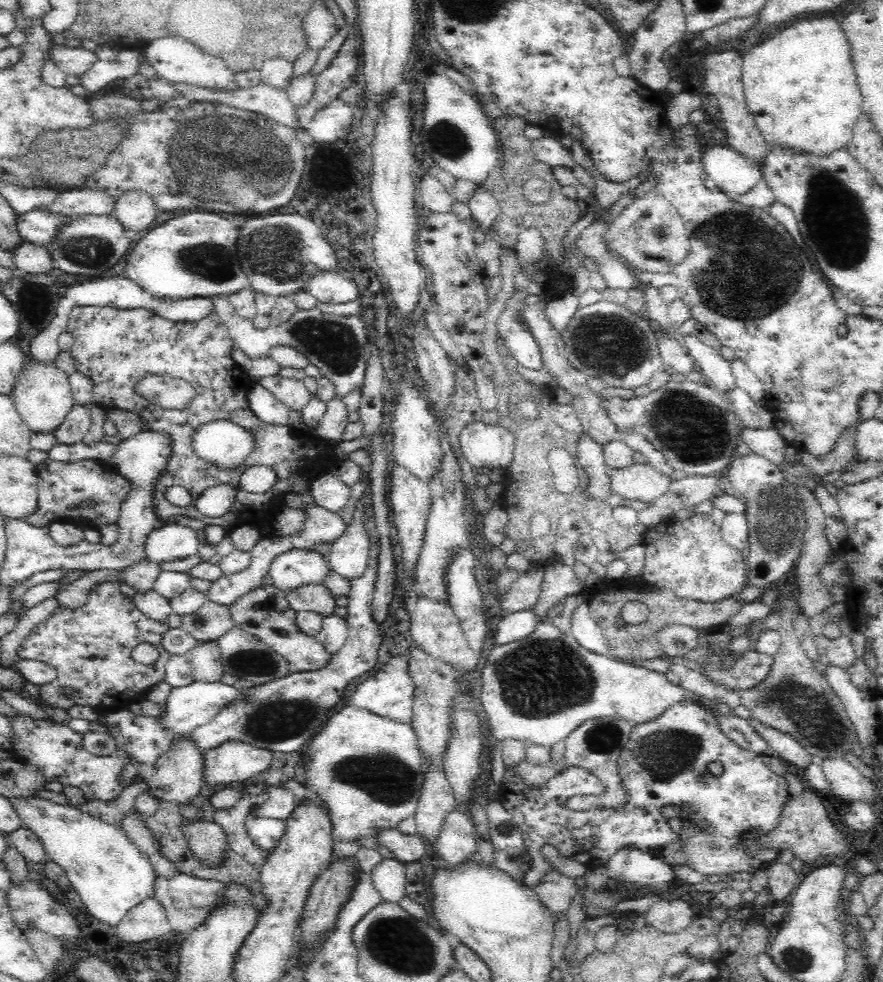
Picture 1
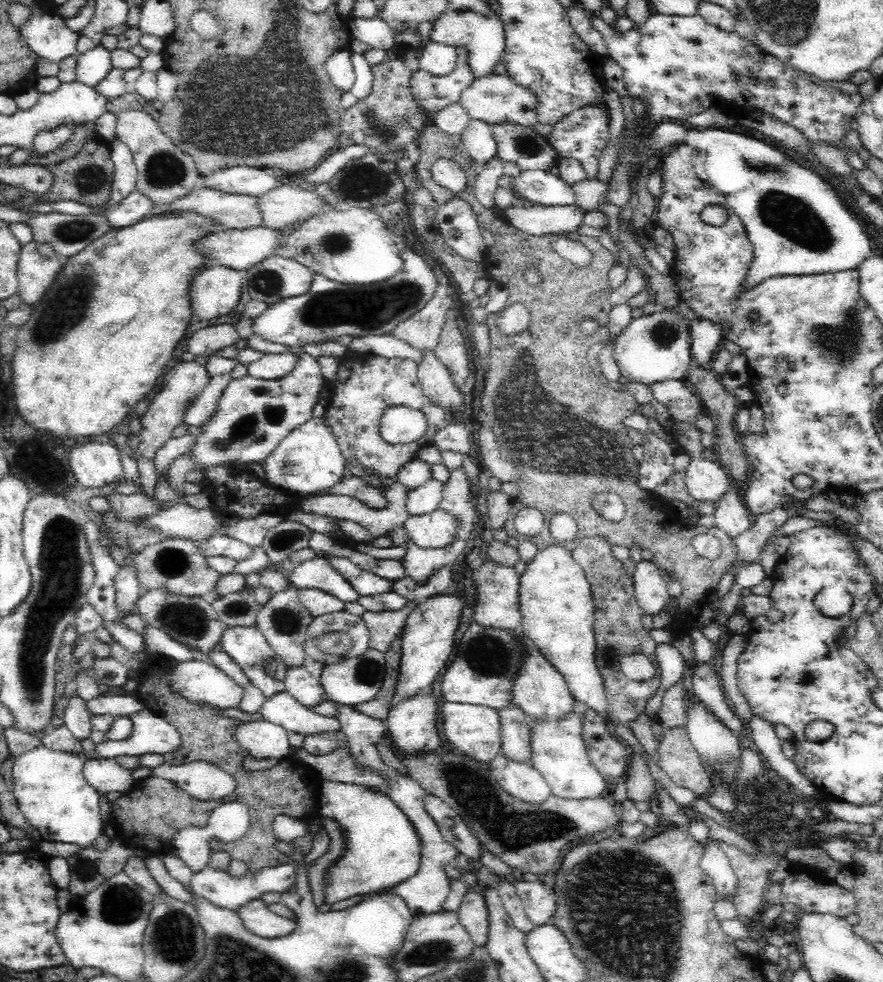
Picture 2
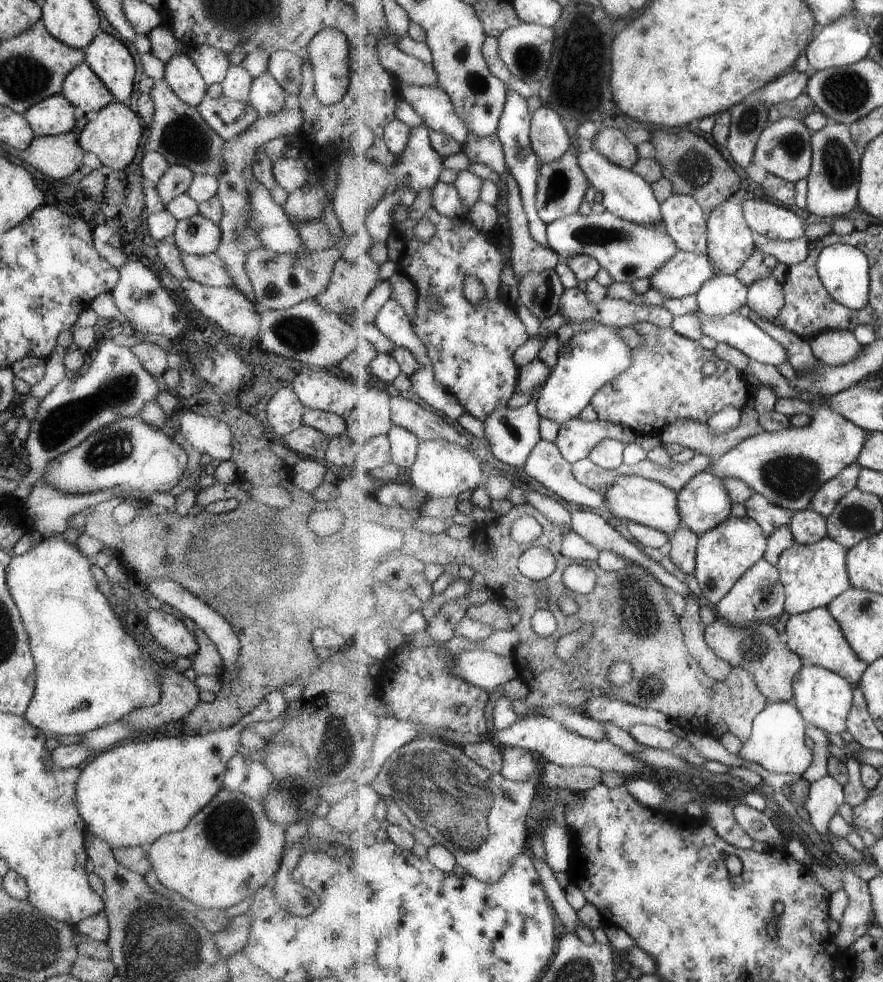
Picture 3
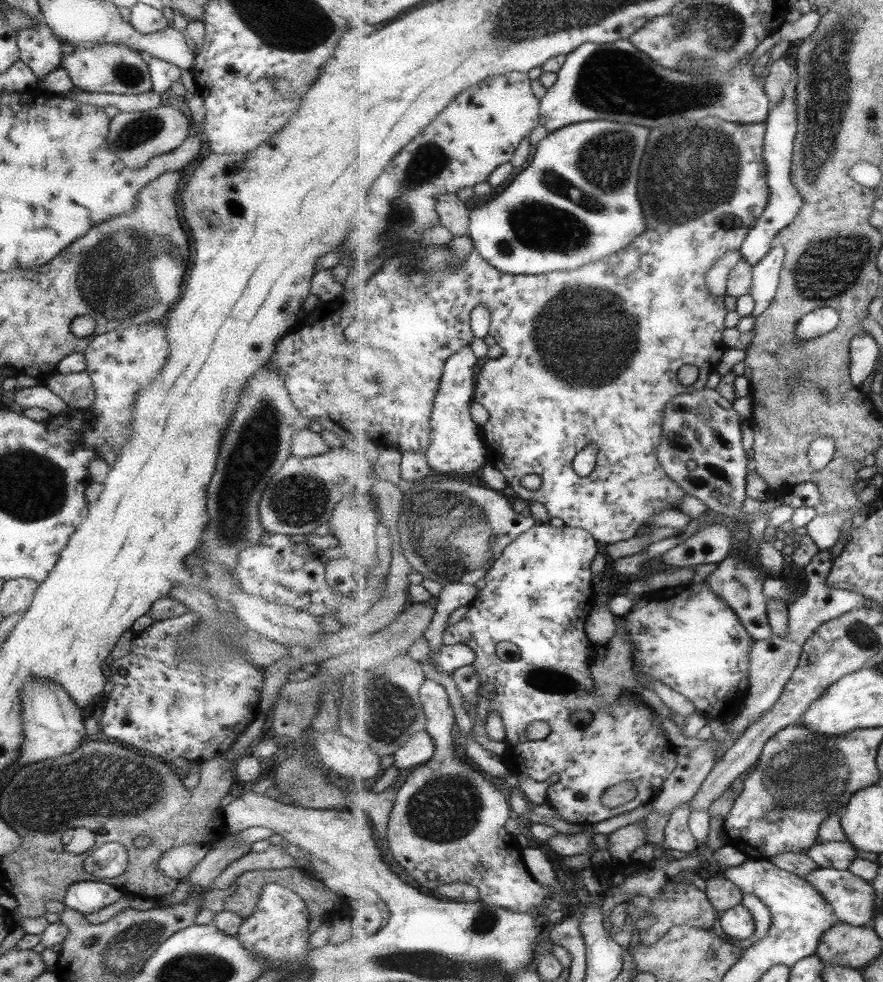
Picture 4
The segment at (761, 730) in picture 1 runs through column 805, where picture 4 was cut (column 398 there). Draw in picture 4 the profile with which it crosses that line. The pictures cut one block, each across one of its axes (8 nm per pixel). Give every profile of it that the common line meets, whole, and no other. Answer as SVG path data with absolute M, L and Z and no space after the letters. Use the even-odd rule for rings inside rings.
M425 729L415 733L415 735L403 745L403 748L395 752L388 763L397 766L397 768L419 767L431 761L436 750L435 740L433 740L433 737L427 732L427 729Z

